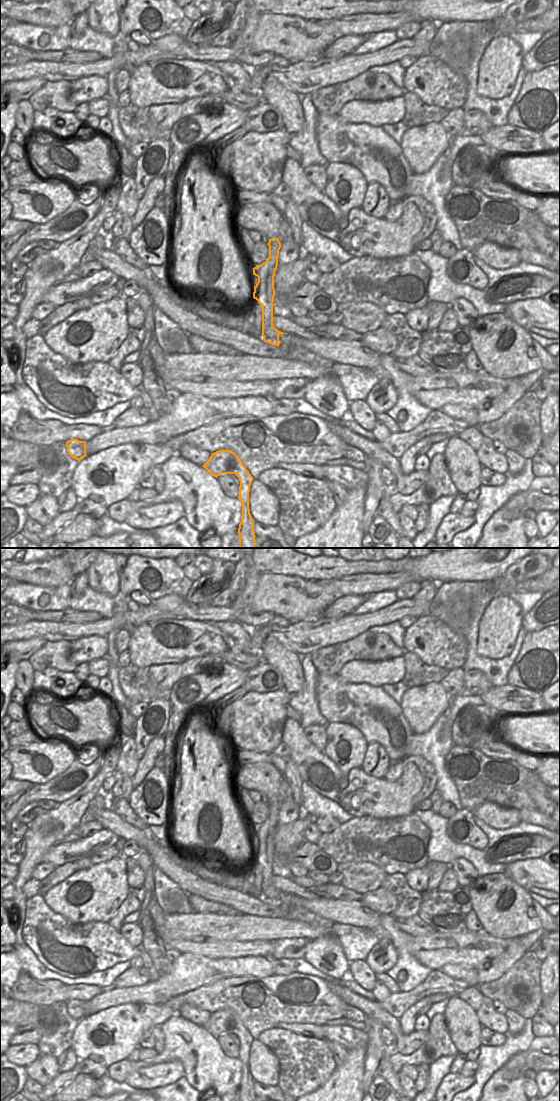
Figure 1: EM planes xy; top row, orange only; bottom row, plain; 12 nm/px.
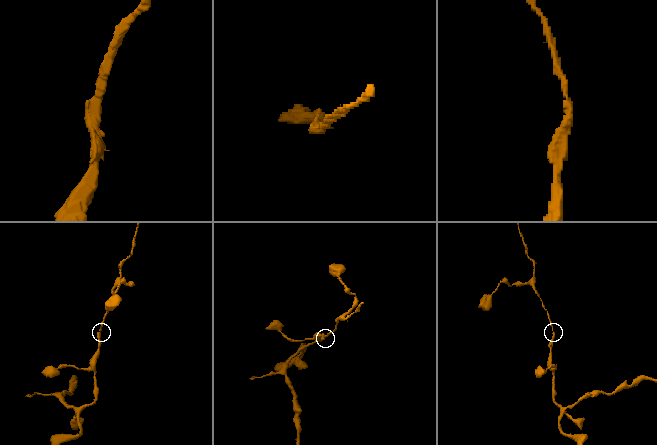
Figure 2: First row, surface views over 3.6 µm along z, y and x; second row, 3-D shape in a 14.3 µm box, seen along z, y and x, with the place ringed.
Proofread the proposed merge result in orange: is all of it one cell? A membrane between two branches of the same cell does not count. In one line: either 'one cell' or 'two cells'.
one cell

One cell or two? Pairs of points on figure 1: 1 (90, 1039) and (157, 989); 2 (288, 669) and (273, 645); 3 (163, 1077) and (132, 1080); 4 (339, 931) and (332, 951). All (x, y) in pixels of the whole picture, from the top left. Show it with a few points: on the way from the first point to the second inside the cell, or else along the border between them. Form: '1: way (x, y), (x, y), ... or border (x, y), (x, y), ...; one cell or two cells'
1: border (159, 1002), (156, 1004), (124, 1003), (113, 1006); two cells
2: way (286, 663), (274, 651); one cell
3: way (155, 1077), (151, 1080), (140, 1080); one cell
4: border (333, 934), (338, 939), (346, 959); two cells

